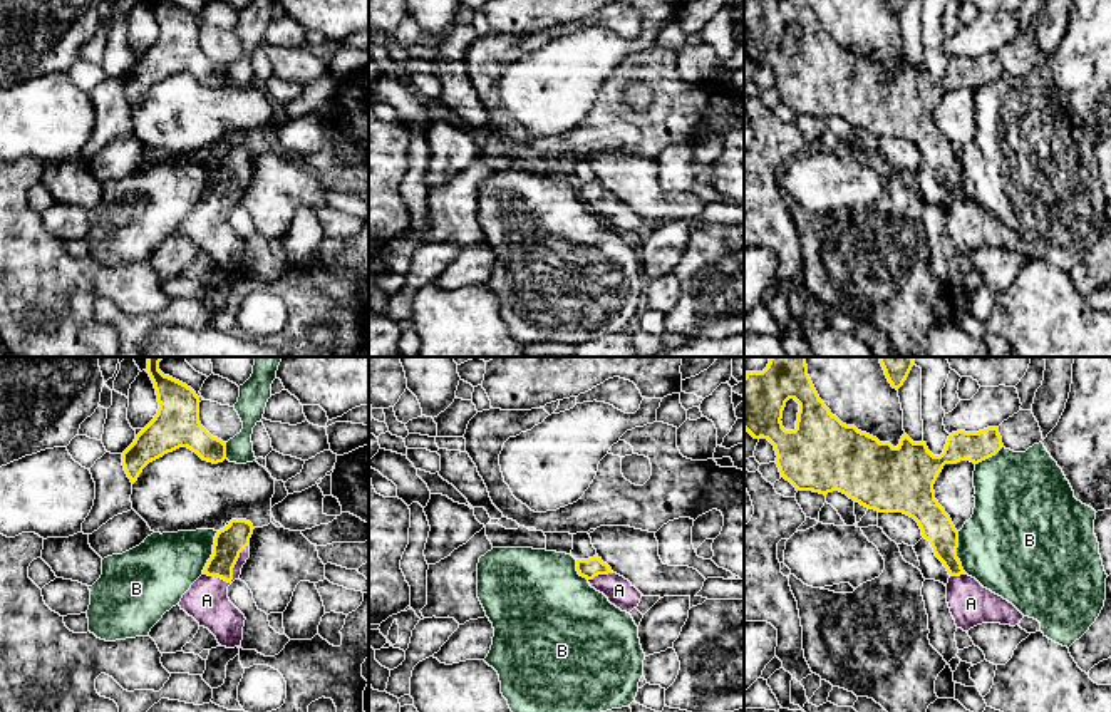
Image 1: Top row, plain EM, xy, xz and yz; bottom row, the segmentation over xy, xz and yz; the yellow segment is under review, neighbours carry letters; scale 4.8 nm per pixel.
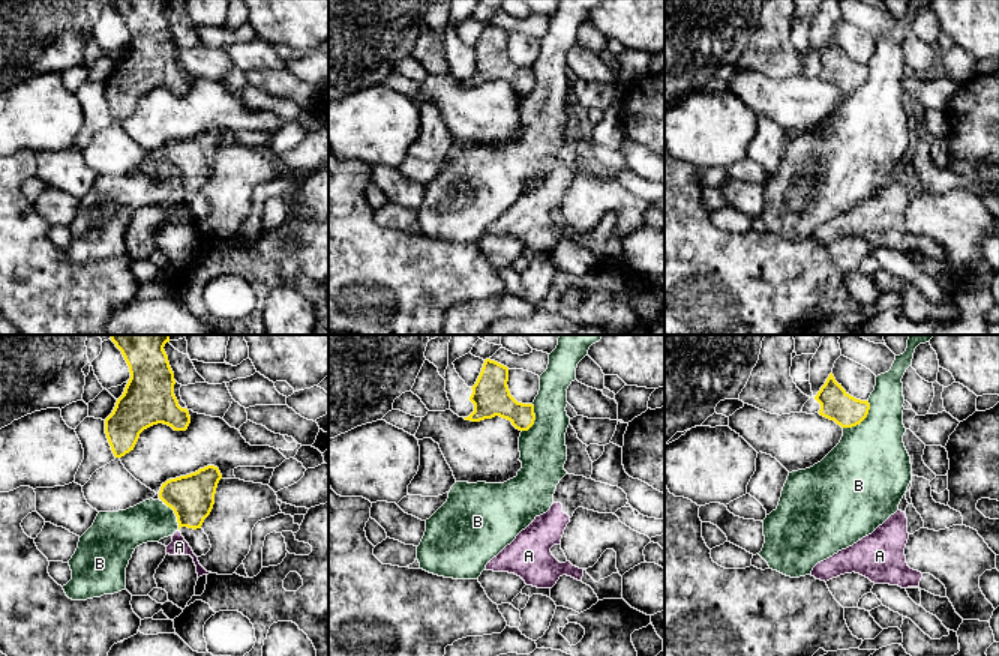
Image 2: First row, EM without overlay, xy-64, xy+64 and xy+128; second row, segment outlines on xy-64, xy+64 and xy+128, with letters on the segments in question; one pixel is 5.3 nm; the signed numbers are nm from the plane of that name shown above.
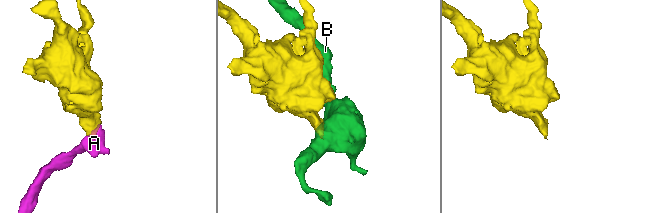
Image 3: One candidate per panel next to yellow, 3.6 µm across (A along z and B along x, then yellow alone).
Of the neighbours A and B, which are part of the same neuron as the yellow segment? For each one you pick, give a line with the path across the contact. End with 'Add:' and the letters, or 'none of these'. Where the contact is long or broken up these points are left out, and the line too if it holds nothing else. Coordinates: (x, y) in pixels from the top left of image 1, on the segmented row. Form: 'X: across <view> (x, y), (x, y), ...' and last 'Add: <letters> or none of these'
A: across xy (230, 541), (232, 577), (206, 600)
Add: A

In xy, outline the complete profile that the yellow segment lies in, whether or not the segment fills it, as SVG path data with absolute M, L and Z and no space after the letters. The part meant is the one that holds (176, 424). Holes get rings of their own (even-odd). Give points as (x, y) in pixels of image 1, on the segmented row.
M147 357L146 369L156 389L158 414L122 452L122 466L132 484L149 462L179 447L188 447L213 464L226 459L226 442L213 437L199 422L199 397L159 370L163 359Z

